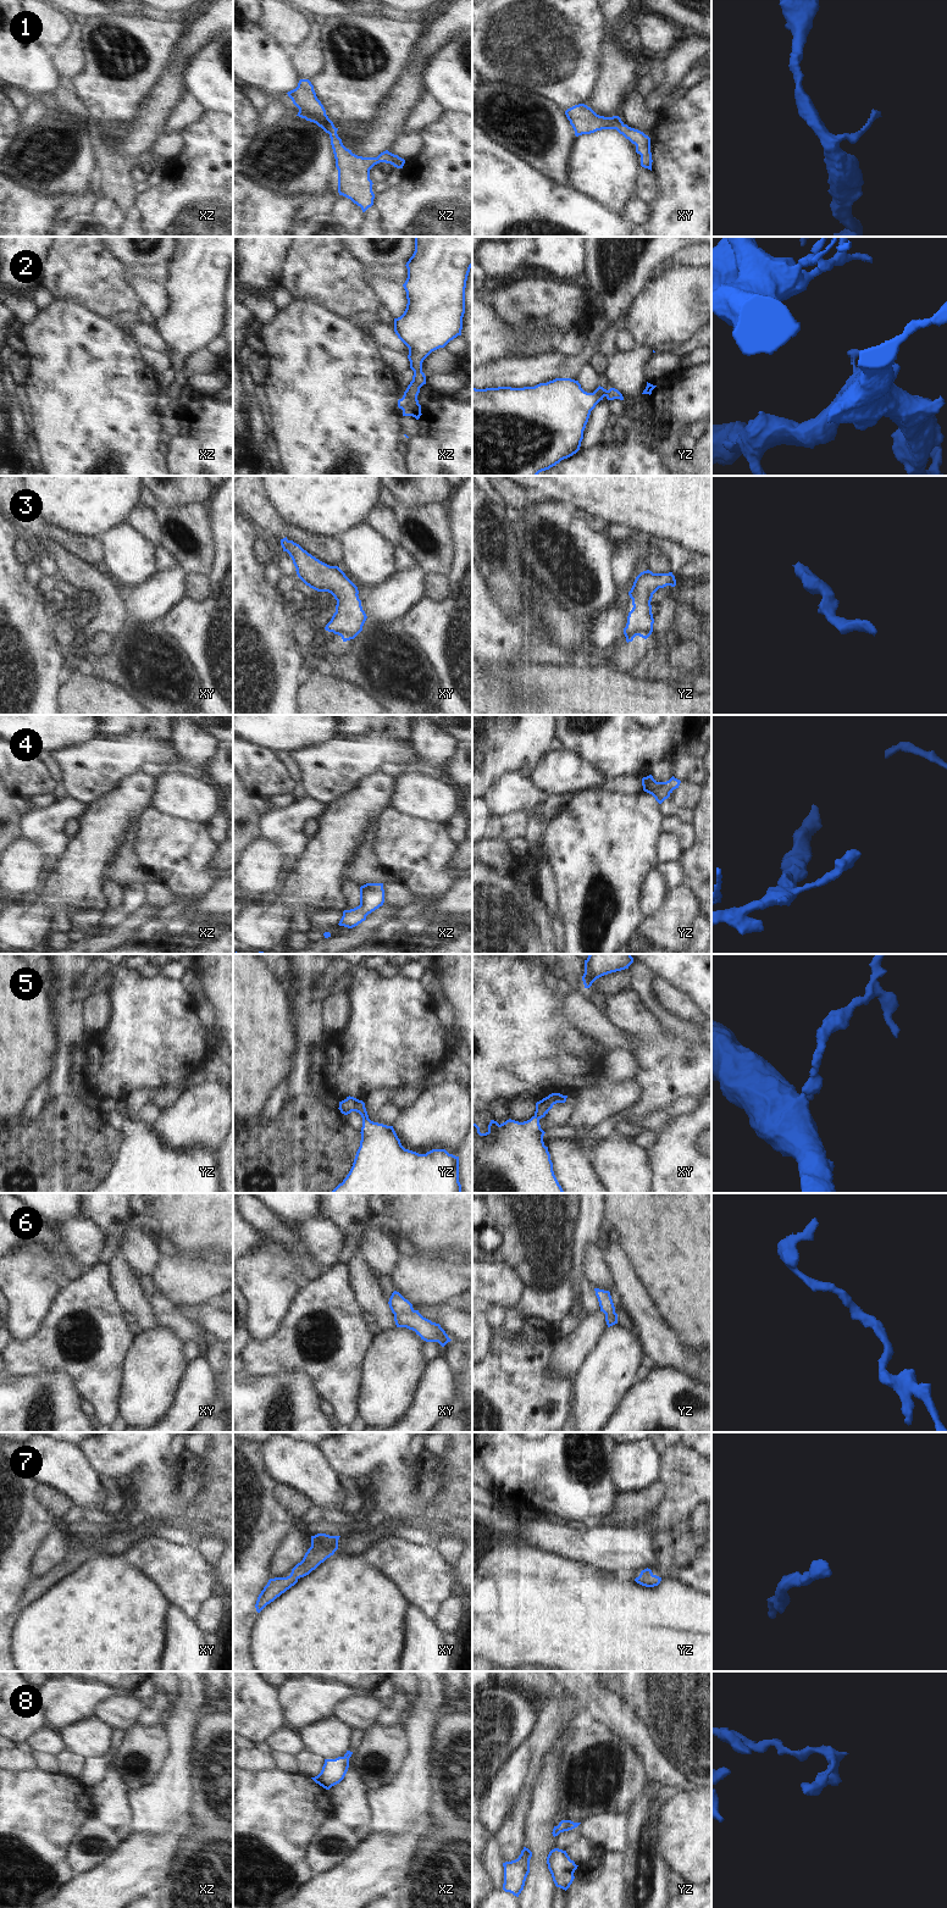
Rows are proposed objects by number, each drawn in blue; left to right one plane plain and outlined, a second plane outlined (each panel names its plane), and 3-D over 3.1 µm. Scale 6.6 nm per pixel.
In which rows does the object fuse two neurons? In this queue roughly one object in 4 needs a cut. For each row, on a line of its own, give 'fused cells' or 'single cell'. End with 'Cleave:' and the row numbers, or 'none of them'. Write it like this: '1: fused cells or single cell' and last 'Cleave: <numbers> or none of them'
1: single cell
2: single cell
3: single cell
4: single cell
5: single cell
6: single cell
7: single cell
8: single cell
Cleave: none of them

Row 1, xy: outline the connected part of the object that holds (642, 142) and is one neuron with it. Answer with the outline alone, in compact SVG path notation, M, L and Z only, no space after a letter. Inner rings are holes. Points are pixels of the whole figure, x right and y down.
M585 104L575 105L565 111L575 135L591 134L602 129L616 129L626 139L636 145L636 152L641 155L641 166L652 171L650 138L643 132L625 124L619 116L604 117L597 115Z

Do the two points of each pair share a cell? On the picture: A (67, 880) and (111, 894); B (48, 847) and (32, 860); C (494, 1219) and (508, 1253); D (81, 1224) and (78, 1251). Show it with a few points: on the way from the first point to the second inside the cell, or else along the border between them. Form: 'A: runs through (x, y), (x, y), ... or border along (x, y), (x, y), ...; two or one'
A: border along (103, 881), (103, 896), (106, 909); two
B: border along (21, 836), (34, 843), (45, 855); two
C: runs through (503, 1227), (508, 1232), (508, 1244); one
D: runs through (81, 1230), (81, 1244); one

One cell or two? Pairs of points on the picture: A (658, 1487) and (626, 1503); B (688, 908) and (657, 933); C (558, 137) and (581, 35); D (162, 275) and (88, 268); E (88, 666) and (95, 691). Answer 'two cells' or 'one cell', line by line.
A: one cell
B: one cell
C: two cells
D: one cell
E: two cells

